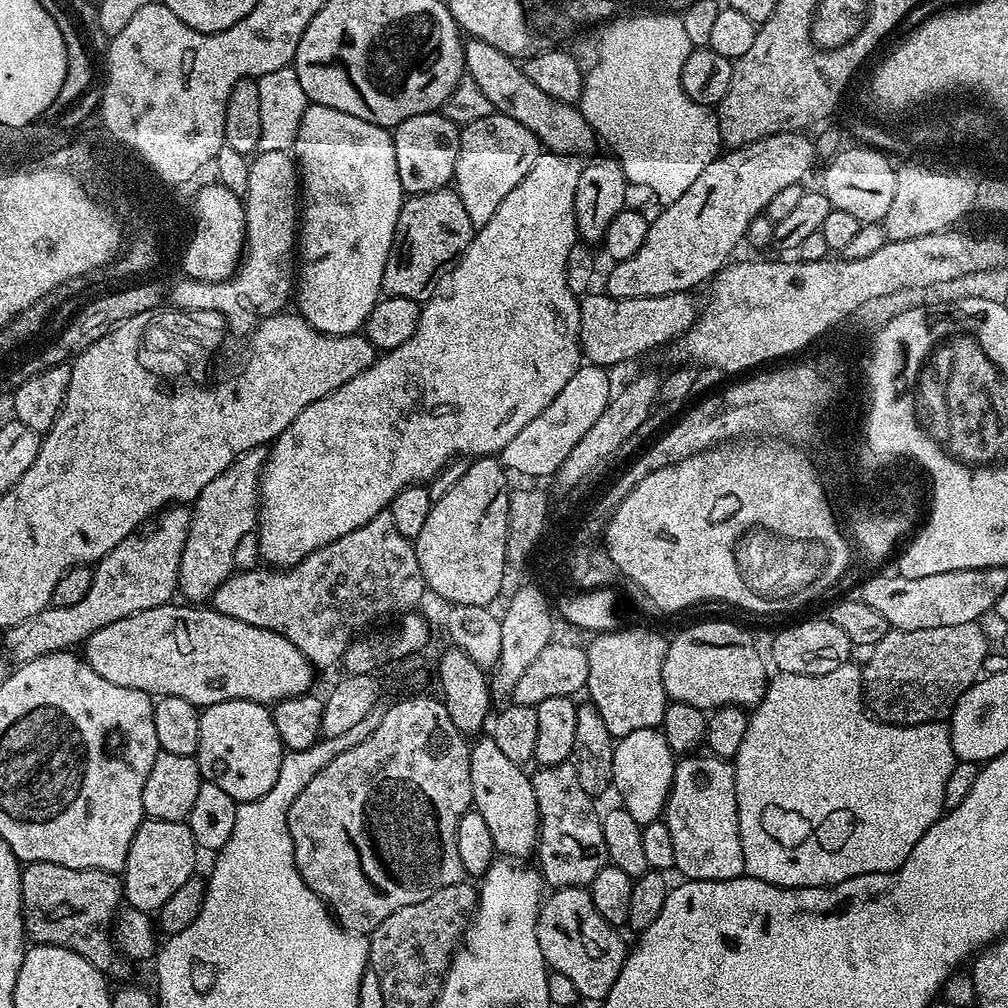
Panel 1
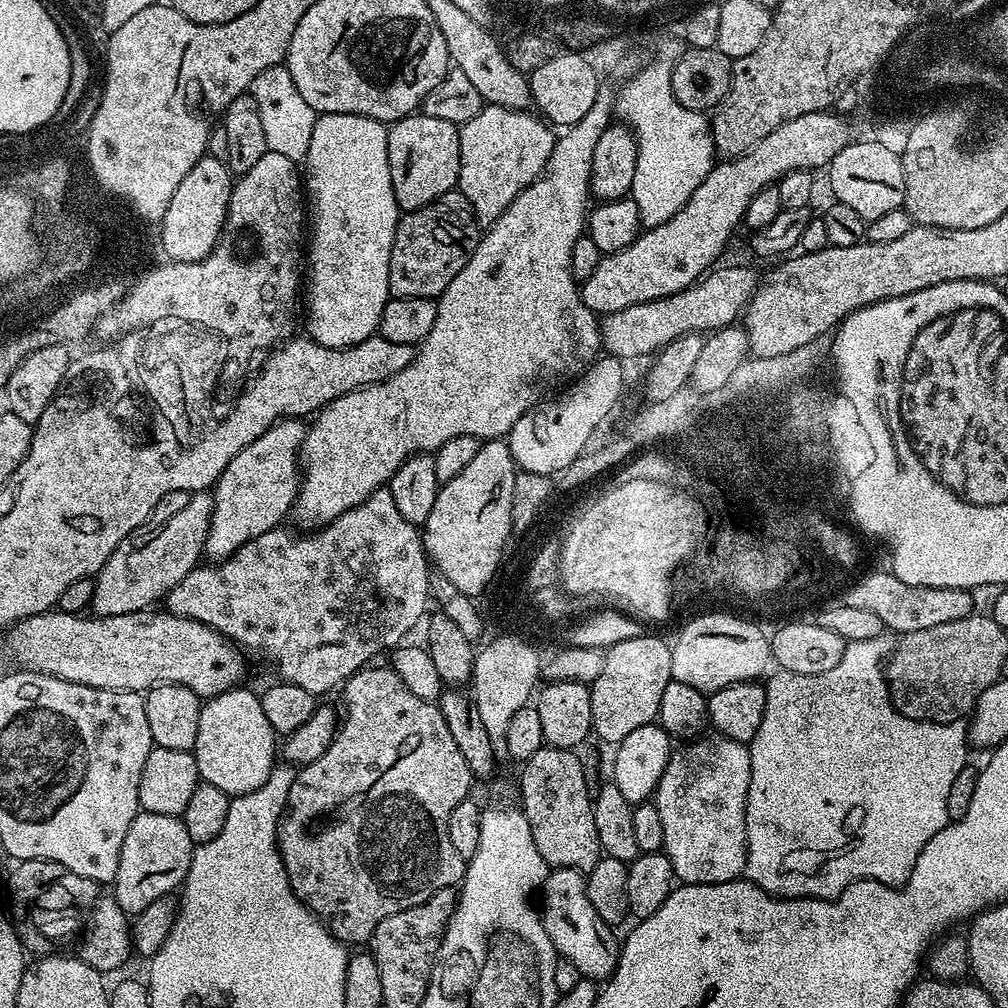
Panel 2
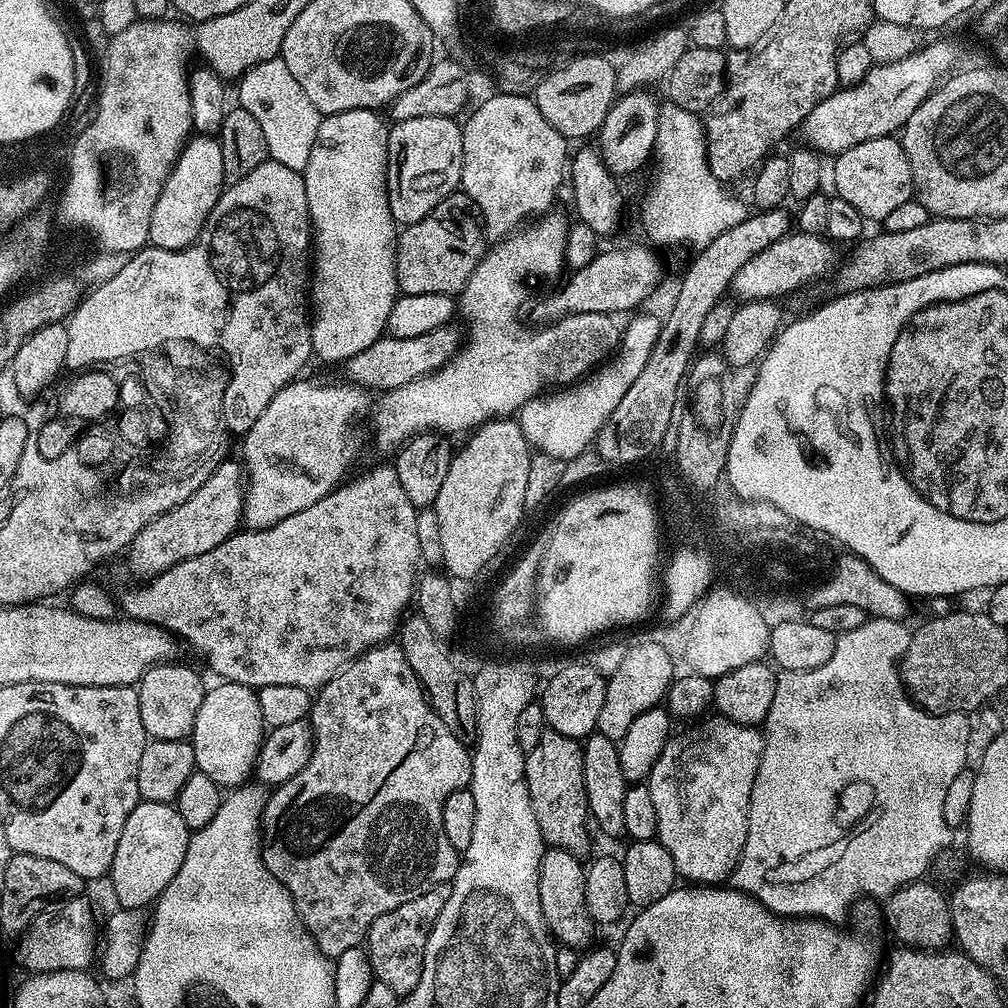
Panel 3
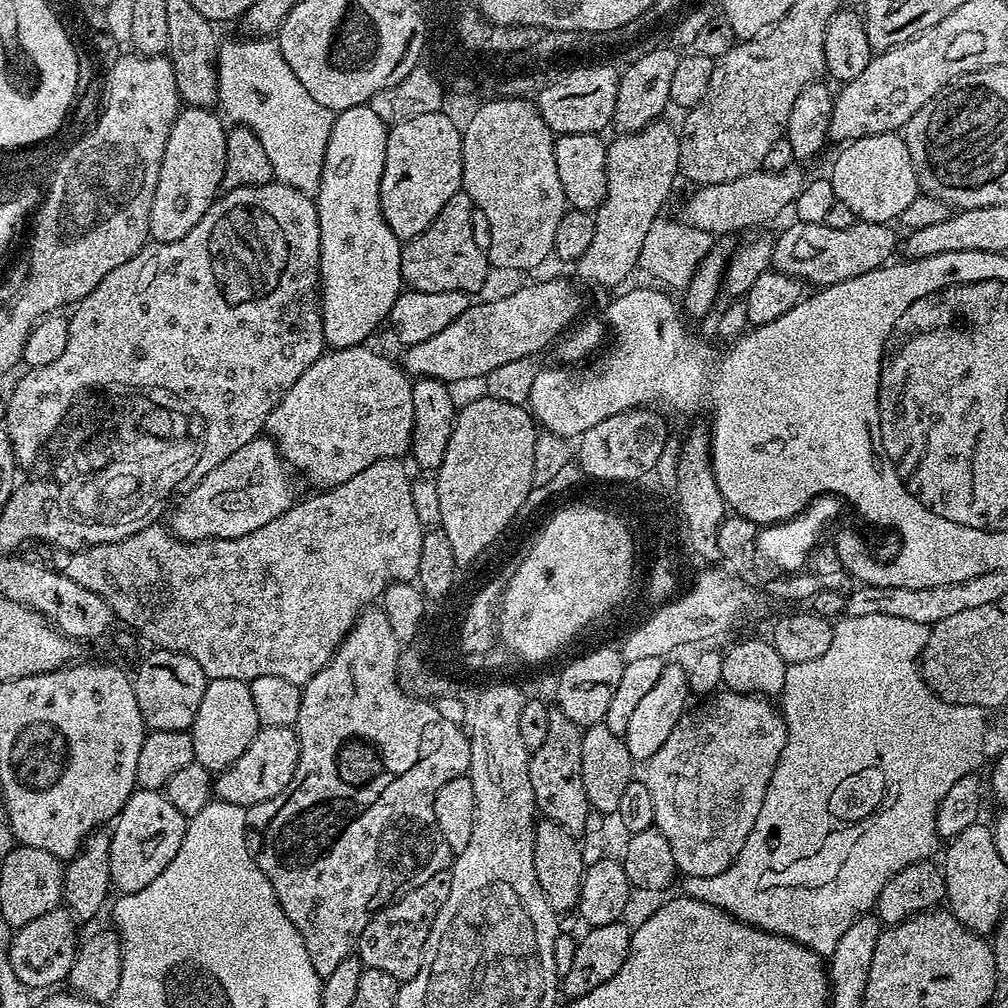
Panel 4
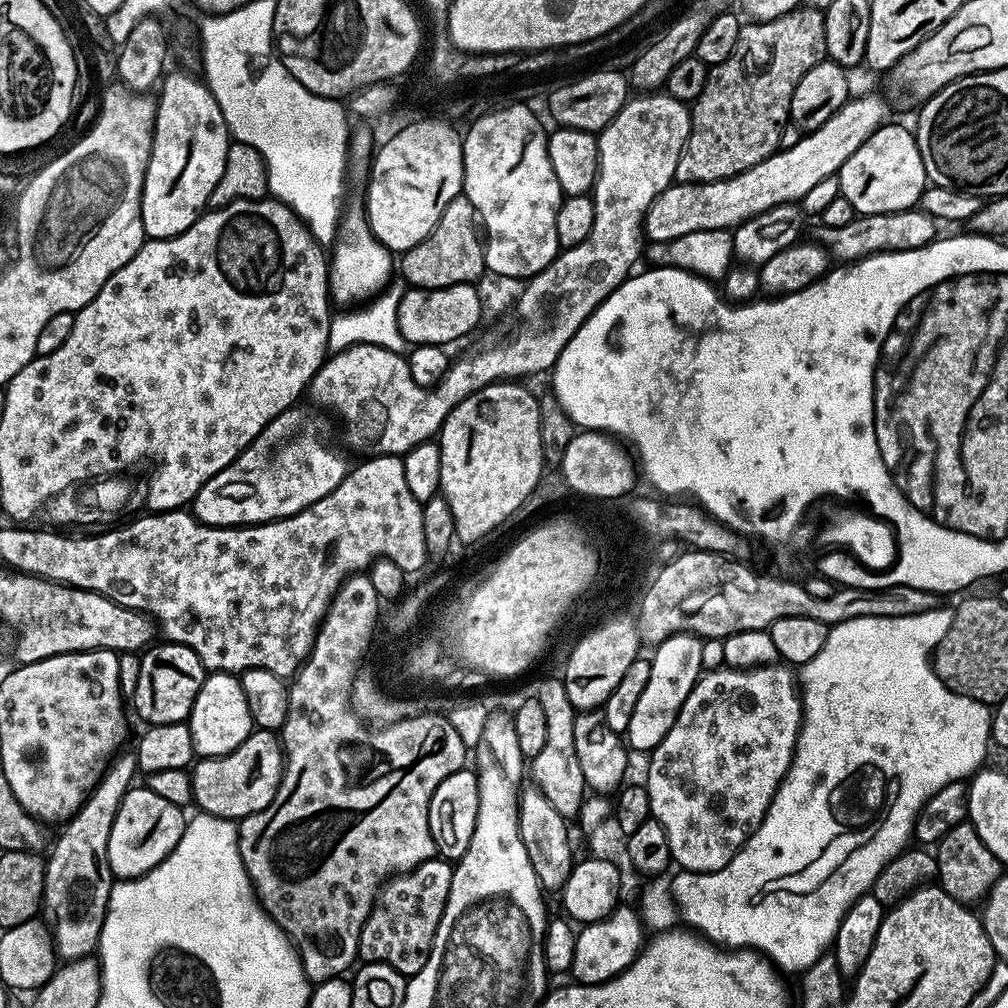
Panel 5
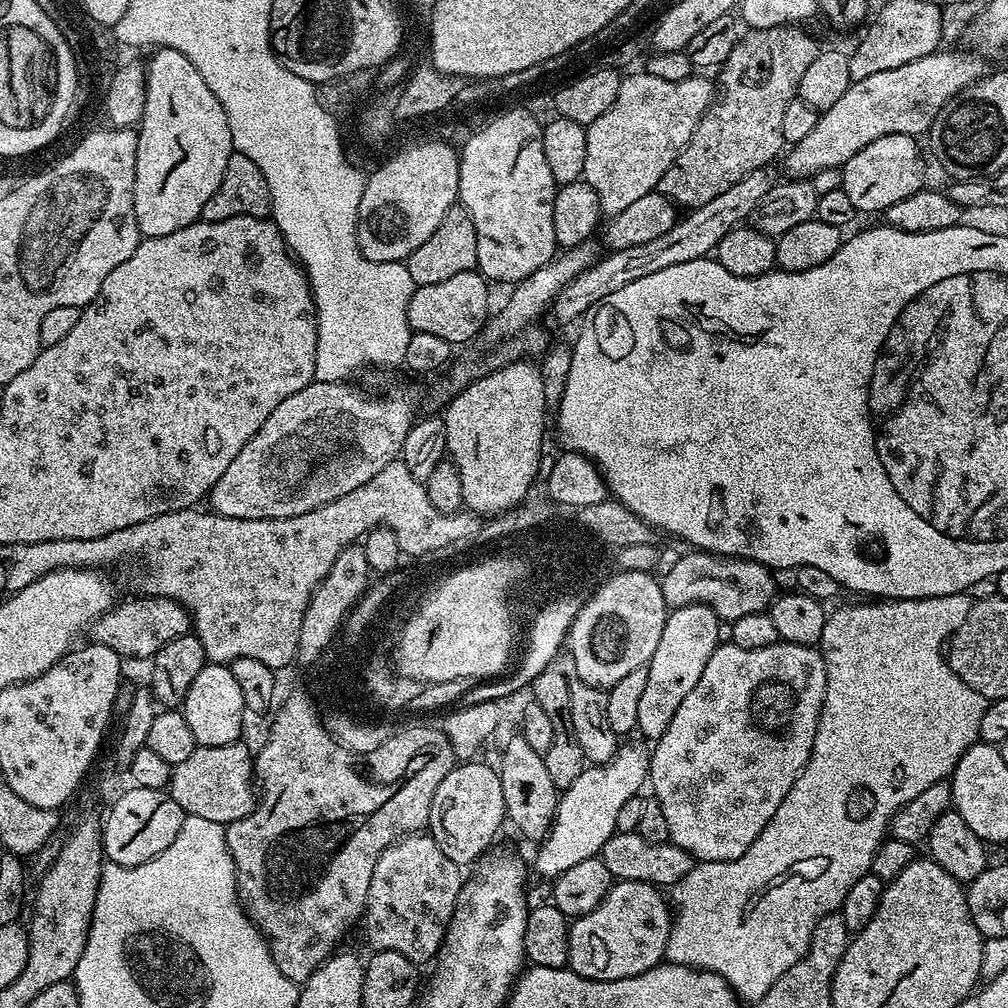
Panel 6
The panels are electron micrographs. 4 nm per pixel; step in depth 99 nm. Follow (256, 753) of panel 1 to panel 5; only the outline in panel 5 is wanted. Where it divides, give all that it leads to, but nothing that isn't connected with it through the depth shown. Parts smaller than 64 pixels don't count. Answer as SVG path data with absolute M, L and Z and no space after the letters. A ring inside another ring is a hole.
M214 672L205 675L202 690L194 698L192 713L186 721L194 738L196 756L225 756L230 750L238 750L242 742L254 731L250 718L250 706L246 706L246 694L242 694L239 675L231 672Z

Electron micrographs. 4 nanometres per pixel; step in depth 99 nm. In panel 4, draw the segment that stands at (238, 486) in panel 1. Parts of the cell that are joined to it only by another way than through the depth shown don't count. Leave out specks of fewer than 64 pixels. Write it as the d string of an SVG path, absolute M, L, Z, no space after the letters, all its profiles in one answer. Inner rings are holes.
M355 344L325 351L314 366L310 366L310 370L306 370L290 390L286 390L278 406L274 406L268 415L266 432L275 440L280 457L297 473L308 472L309 482L317 484L317 489L337 488L342 482L350 482L354 474L362 474L366 466L374 466L374 462L379 460L403 457L411 449L414 426L412 380L397 361L395 364L368 347Z

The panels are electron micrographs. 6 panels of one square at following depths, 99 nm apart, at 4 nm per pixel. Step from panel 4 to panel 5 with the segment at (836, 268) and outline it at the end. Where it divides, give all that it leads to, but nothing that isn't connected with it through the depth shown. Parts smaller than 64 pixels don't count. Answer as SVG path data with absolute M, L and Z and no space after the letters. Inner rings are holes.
M917 206L886 214L870 214L869 216L857 214L847 226L817 227L815 239L825 248L833 261L851 262L873 256L879 252L921 248L931 240L937 239L936 228L938 228L937 220Z

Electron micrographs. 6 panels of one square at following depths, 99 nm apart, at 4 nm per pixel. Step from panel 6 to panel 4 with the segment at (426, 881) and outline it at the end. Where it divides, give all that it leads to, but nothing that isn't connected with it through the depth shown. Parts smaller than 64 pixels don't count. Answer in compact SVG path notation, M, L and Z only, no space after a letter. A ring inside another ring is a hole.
M451 871L439 872L434 874L434 878L422 882L422 886L396 897L391 904L377 910L356 944L361 965L382 970L401 982L414 978L424 961L424 947L430 938L434 918L438 918L438 910L442 910L442 906L446 906L446 898L450 898L451 881Z

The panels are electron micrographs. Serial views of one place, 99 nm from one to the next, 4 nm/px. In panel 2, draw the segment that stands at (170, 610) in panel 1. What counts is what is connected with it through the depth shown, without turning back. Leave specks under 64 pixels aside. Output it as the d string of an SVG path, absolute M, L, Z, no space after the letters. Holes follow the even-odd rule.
M53 610L20 620L3 633L4 652L17 669L25 672L49 672L70 680L115 692L143 693L157 684L181 684L202 698L217 696L237 687L244 676L245 653L235 640L227 640L218 630L188 616L176 616L167 610L145 610L117 616L80 615Z

